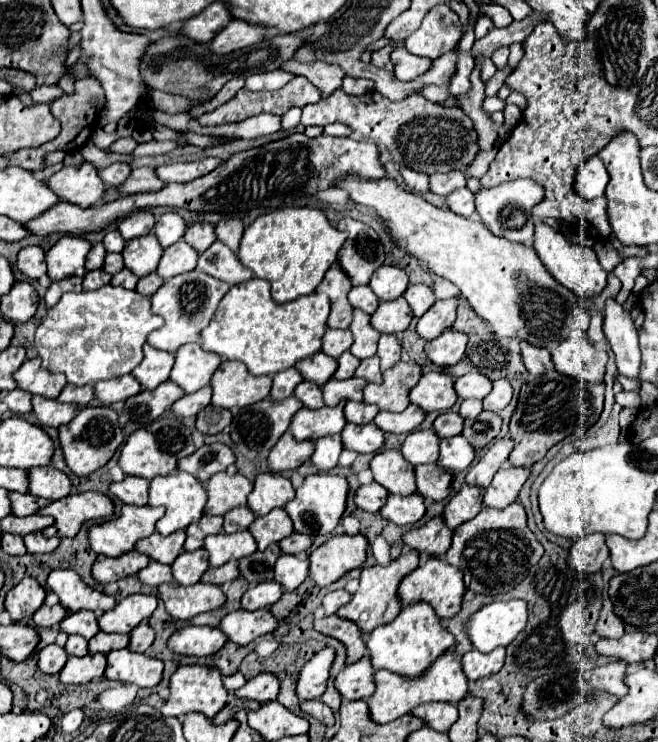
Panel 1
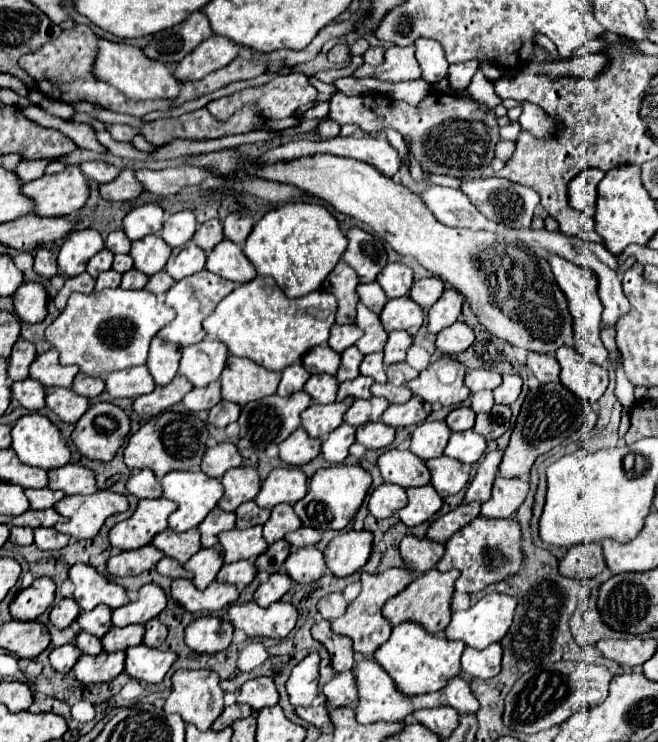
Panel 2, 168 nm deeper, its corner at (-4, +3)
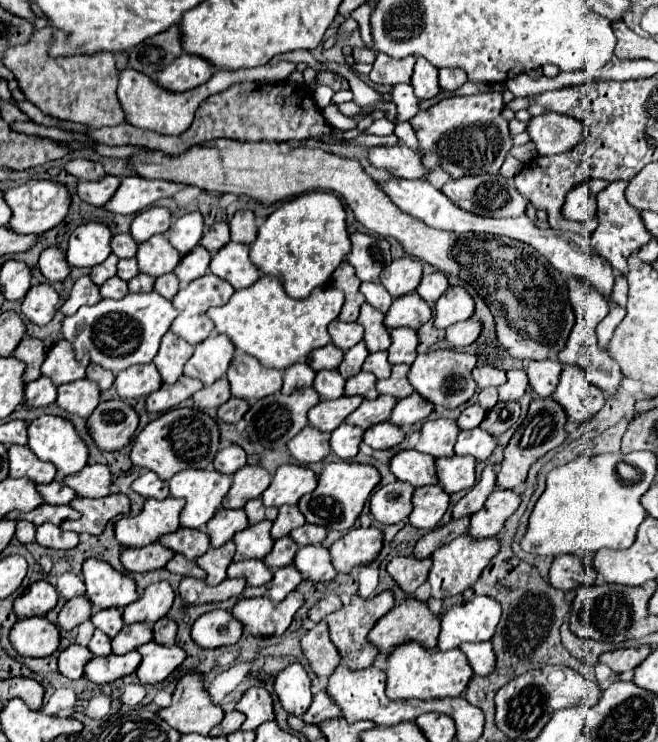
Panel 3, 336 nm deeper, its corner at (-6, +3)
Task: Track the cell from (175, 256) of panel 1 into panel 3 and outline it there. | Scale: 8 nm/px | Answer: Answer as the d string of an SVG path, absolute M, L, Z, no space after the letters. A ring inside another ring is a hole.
M198 244L194 250L190 250L186 256L182 256L178 266L174 268L174 274L178 276L178 280L182 284L190 284L192 280L196 280L208 272L208 264L210 264L210 252Z

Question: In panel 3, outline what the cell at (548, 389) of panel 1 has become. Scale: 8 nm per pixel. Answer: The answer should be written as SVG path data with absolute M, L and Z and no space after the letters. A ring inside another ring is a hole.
M534 398L530 402L526 418L516 428L510 444L504 450L504 460L500 464L500 472L498 472L498 480L496 480L498 486L518 488L526 480L530 466L538 458L542 458L546 452L554 450L556 446L560 446L566 440L566 424L568 424L568 416L554 398Z

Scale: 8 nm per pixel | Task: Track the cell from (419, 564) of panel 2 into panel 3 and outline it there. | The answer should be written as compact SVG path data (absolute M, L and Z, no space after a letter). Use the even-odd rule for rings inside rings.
M396 556L388 562L388 572L402 586L404 592L412 594L428 578L430 566L430 558L418 560L414 556Z

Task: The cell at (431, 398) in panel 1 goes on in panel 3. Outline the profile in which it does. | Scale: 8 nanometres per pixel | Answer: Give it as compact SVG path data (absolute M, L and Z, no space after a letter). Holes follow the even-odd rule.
M430 350L426 354L420 354L414 360L412 370L408 374L408 380L416 388L416 392L420 396L424 396L426 400L430 400L434 406L456 408L456 406L468 402L476 392L476 384L474 384L472 376L470 376L474 366L476 366L476 356L472 356L468 352Z

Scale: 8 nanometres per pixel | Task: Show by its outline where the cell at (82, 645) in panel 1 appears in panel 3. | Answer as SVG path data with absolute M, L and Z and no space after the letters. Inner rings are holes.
M100 630L94 632L94 636L88 642L88 648L90 648L90 652L94 656L108 656L108 654L112 654L112 650L110 650L110 638L104 632L100 632Z

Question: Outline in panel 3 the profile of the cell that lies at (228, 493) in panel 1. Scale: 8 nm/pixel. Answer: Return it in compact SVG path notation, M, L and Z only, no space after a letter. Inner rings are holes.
M244 466L232 478L232 488L222 500L224 508L244 508L252 498L260 498L270 486L272 476L262 466Z

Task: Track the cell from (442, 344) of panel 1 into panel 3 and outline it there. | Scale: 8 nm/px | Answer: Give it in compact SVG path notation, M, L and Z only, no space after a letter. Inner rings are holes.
M472 318L464 320L464 322L458 322L458 324L452 324L452 326L446 328L446 340L456 350L466 348L480 336L480 328L482 326L476 320L472 320Z

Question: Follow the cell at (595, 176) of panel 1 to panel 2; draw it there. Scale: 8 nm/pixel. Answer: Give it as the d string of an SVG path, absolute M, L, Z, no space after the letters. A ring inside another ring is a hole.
M584 170L568 184L568 202L574 210L586 210L596 204L596 184L600 182L600 170Z

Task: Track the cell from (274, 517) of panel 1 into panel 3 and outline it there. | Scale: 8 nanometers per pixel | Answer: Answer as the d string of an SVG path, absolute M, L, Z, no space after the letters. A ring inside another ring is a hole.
M280 506L278 518L274 520L274 526L272 526L270 534L272 534L274 540L278 540L278 538L286 536L288 532L292 532L294 528L300 528L304 524L306 524L306 520L296 506Z

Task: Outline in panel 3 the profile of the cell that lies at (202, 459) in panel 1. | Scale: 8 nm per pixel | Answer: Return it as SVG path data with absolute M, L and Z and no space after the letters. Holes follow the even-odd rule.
M228 444L228 446L218 450L212 464L218 472L232 476L236 470L246 466L246 452L238 444Z

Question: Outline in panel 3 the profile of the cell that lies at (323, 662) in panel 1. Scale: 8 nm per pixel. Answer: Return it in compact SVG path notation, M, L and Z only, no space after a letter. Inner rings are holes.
M300 662L290 664L276 676L276 694L288 714L302 716L312 704L312 682Z

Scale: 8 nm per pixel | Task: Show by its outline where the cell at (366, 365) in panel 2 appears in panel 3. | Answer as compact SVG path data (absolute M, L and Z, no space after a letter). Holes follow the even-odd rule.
M374 352L374 354L370 354L368 358L366 358L366 362L364 362L364 366L362 366L362 370L364 372L372 372L378 380L382 380L382 378L388 378L390 376L390 362L388 362L388 354L386 352Z

